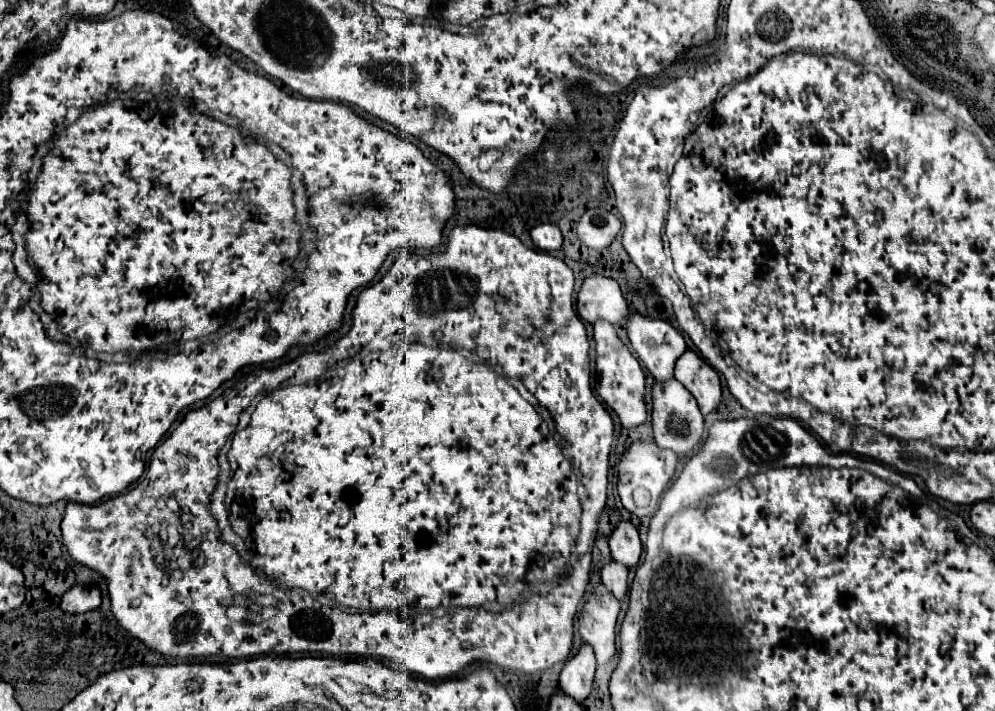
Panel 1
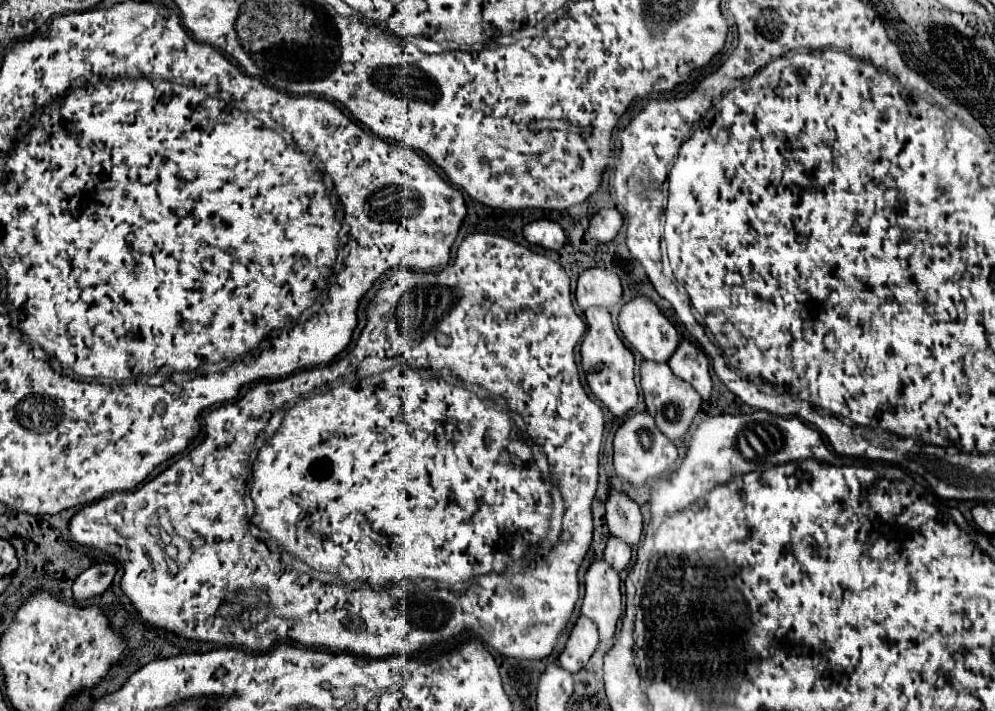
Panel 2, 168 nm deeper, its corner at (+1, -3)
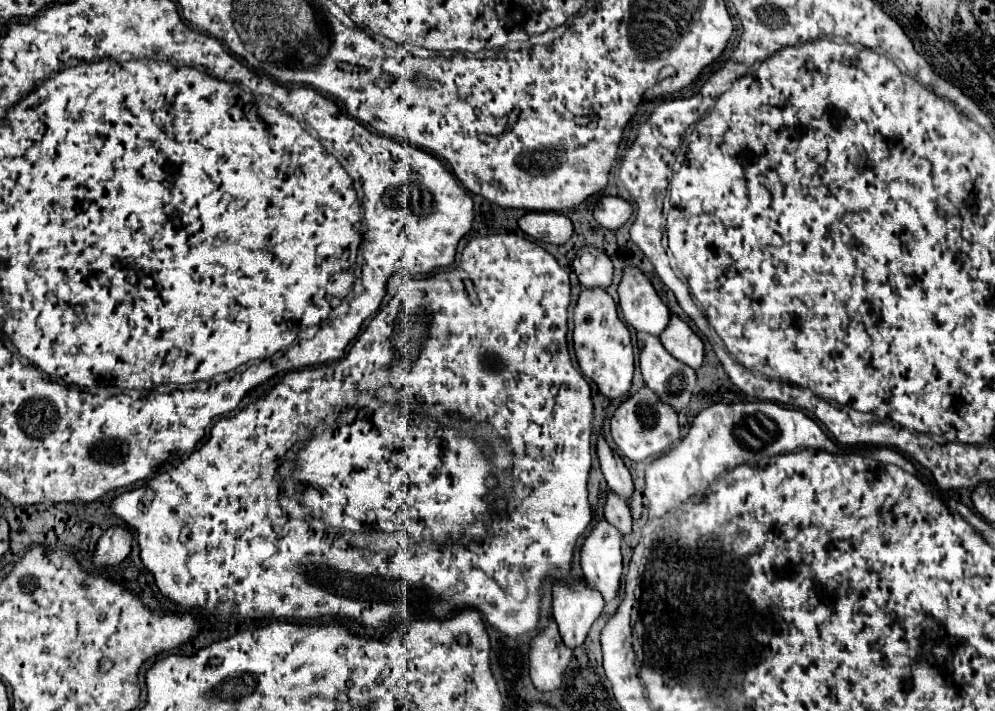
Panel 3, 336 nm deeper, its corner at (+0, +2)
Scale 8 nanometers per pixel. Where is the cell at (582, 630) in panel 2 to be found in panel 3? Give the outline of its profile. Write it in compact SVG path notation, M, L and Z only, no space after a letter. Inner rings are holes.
M554 582L552 584L552 612L560 628L562 640L564 644L568 644L568 648L576 648L584 642L592 622L600 616L602 606L604 606L604 600L600 592L596 592L596 588L588 588L588 582Z

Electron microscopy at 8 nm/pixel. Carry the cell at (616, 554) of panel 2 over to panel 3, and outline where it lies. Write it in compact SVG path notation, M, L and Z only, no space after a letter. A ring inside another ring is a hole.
M608 492L606 504L604 504L604 516L608 522L612 522L622 534L628 534L632 530L632 518L630 518L630 508L616 496L614 492Z

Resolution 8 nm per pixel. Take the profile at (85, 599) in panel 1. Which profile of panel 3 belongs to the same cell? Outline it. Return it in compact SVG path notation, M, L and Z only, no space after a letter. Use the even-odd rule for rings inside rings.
M110 526L98 540L94 552L94 564L100 566L114 566L120 564L132 550L132 534L126 526Z

